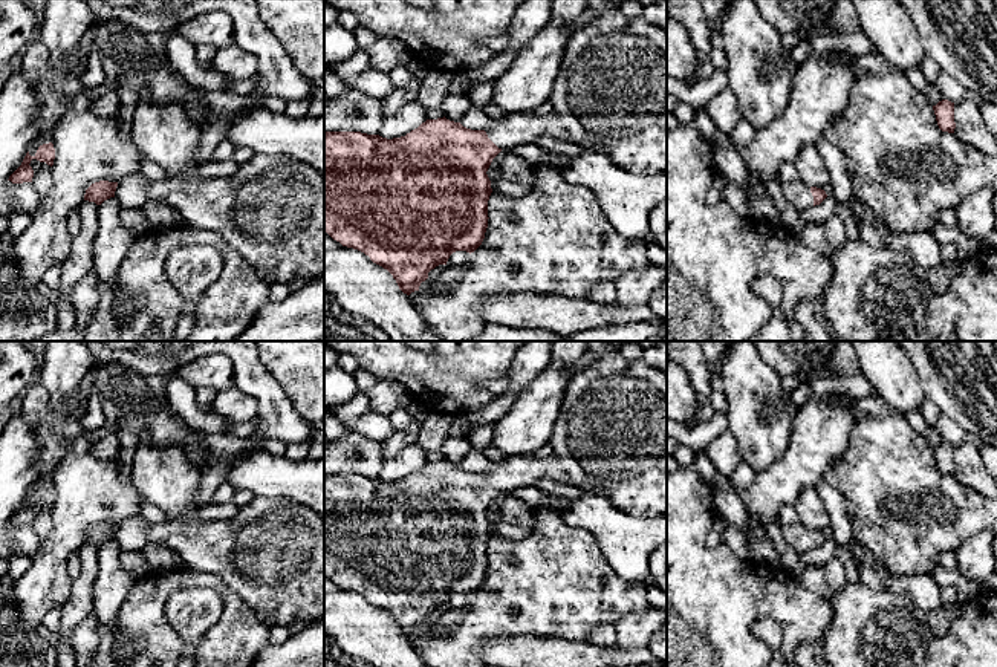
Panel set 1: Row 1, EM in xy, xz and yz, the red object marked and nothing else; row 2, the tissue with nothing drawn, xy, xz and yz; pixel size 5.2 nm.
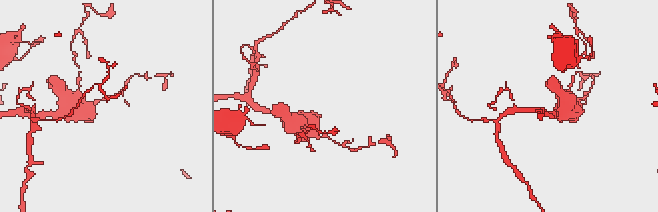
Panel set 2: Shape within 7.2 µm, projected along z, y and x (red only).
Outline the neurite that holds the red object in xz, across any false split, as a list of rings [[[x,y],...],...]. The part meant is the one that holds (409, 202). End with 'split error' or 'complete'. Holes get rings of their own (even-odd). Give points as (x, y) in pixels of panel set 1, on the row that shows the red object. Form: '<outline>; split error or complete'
[[[613,8],[601,11],[589,26],[569,37],[547,101],[534,112],[506,113],[489,121],[485,130],[471,130],[443,116],[427,119],[393,139],[361,132],[324,132],[324,231],[387,269],[410,295],[419,291],[431,269],[447,265],[453,252],[471,254],[482,245],[492,193],[486,171],[492,159],[502,150],[532,144],[541,136],[601,151],[630,173],[667,173],[667,31],[644,17],[627,17]]]; split error

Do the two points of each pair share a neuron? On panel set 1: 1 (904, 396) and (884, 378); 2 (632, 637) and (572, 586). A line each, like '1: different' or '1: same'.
1: same
2: different

